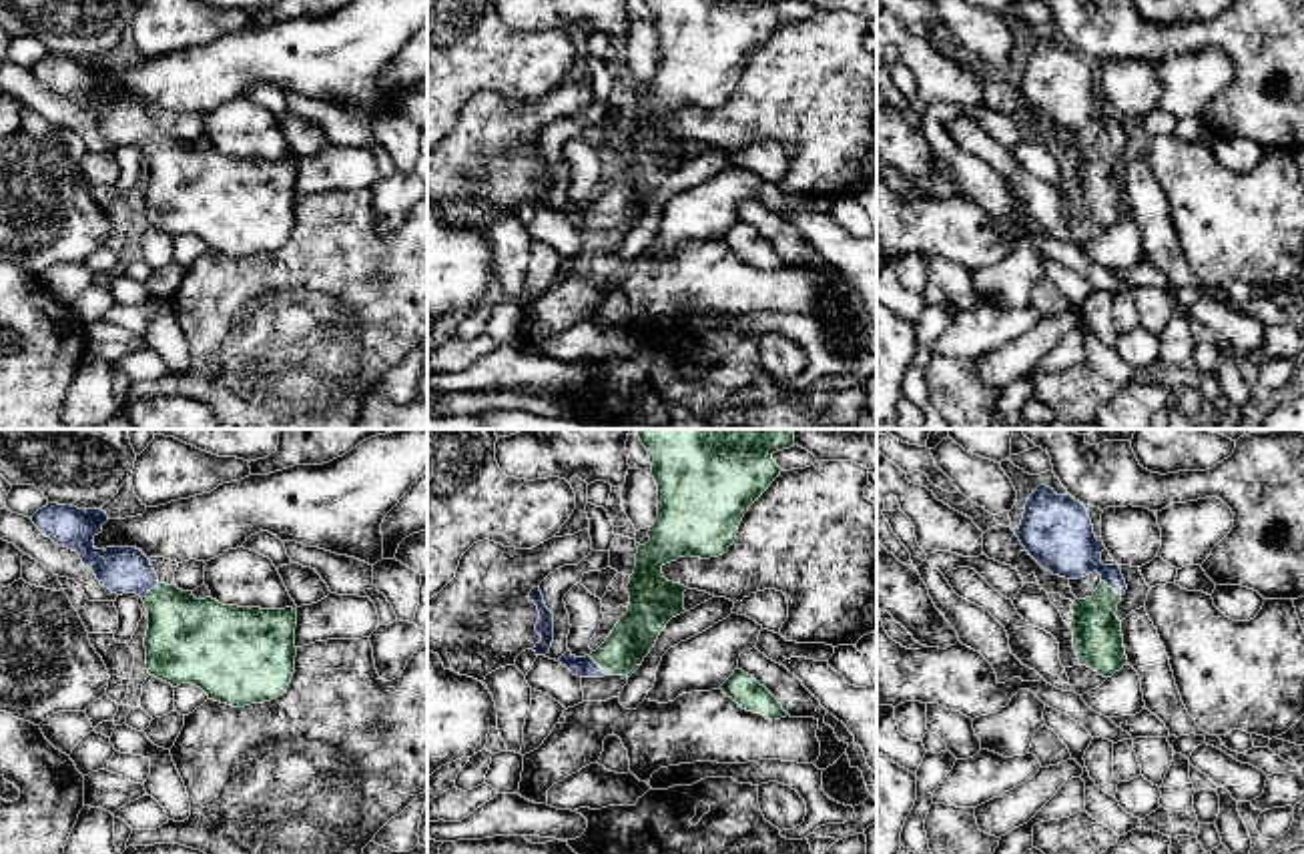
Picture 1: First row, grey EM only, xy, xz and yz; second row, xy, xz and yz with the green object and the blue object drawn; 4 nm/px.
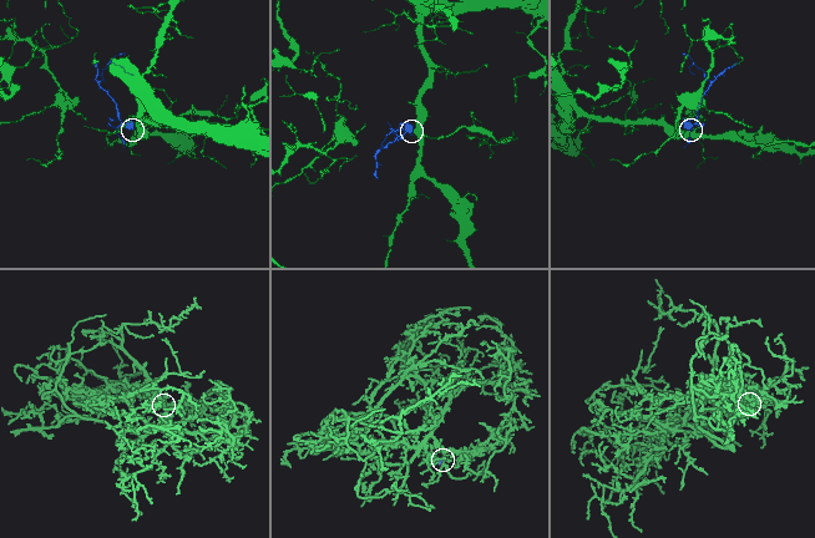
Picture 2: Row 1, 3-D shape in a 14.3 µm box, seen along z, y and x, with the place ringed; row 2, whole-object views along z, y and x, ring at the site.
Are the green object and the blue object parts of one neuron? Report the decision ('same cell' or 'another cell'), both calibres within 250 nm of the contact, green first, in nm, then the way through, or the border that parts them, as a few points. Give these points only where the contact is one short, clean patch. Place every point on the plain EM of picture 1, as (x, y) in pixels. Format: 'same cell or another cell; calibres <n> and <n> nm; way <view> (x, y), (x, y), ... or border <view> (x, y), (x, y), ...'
same cell; calibres 170 and 80 nm; way xz (632, 189), (612, 209), (598, 215), (578, 217)

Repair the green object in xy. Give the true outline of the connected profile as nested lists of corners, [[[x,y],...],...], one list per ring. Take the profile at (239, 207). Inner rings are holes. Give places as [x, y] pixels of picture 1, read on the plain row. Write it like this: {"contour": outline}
{"contour": [[[48,54],[38,60],[32,74],[54,94],[76,102],[82,114],[94,122],[100,136],[112,144],[136,144],[148,162],[148,180],[144,188],[146,221],[156,231],[171,235],[193,235],[209,251],[245,259],[283,247],[295,225],[295,178],[297,160],[261,160],[223,156],[211,146],[197,150],[193,142],[160,134],[150,110],[136,98],[96,100],[94,88],[102,82],[108,66],[102,60],[78,60],[72,56]]]}

